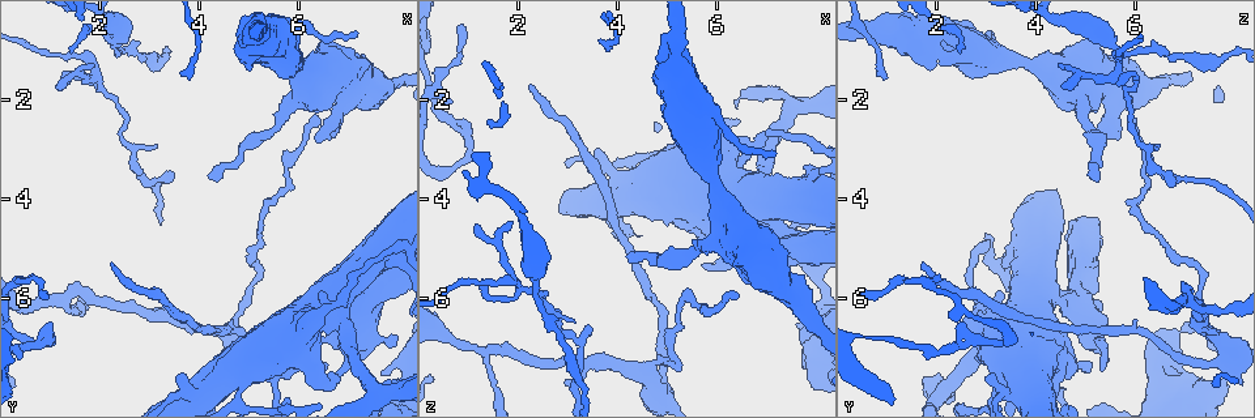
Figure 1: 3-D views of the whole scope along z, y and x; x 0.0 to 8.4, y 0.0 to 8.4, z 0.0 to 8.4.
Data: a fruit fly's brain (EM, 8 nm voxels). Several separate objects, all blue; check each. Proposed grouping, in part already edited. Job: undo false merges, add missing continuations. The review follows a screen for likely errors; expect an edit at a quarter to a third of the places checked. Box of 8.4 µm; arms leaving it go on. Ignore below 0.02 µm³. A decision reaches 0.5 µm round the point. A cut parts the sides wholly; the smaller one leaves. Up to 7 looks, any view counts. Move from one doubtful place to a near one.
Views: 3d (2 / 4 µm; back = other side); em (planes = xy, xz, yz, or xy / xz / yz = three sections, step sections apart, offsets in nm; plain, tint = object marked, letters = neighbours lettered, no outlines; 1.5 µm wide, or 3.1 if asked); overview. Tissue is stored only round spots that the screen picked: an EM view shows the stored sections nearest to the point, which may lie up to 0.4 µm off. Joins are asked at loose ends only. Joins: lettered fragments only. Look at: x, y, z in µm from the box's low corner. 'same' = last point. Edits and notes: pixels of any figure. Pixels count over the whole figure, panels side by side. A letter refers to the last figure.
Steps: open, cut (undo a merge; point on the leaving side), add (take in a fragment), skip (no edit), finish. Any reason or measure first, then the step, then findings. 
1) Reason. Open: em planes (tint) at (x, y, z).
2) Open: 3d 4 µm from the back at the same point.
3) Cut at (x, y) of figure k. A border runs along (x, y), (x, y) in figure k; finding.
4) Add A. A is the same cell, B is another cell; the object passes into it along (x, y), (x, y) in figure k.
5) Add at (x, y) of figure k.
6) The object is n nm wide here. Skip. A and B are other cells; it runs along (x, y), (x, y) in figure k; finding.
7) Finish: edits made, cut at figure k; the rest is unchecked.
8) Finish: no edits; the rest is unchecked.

End of a long branch. Open: em yz step 4 (tint) at (4.35, 3.65, 5.30).

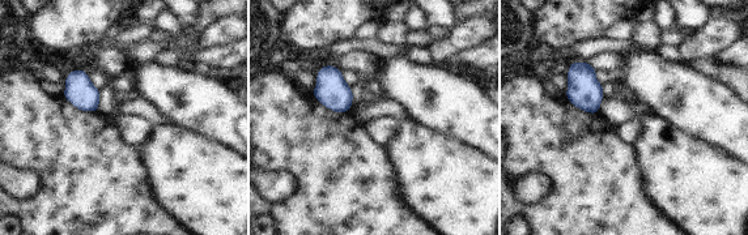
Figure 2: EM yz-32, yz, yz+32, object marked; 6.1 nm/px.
Cut it another way. Open: em planes (letters) at the same point.

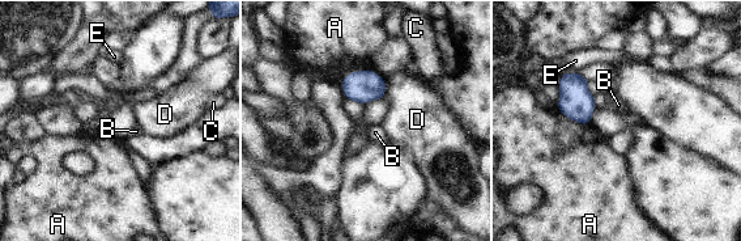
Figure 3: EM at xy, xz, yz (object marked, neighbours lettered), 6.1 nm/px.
Skip. A, B, C, D and E are other cells; a border runs along (370, 68), (349, 72), (340, 84) in figure 3; none of them fits.

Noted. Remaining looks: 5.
Thin neck. Open: em planes (tint) at (5.75, 3.40, 6.20).

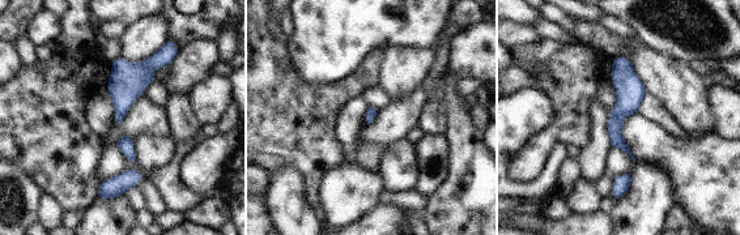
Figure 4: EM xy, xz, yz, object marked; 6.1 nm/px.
What lies round it. Open: em planes (letters) at the same point.

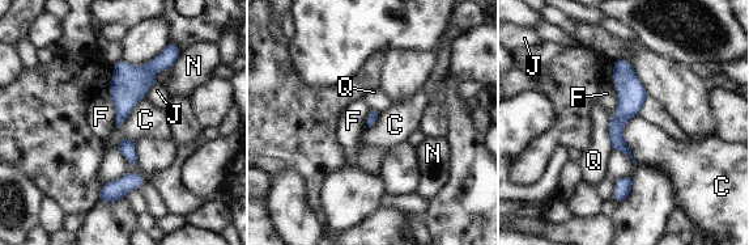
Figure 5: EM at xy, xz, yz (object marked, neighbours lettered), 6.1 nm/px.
The object is 60 nm wide here. Skip. C, F, J, N and Q are other cells; it runs along (617, 63), (625, 150) in figure 5; all the same neuron.

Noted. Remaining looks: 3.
Free end. Open: em planes (letters) at (3.15, 2.95, 6.55).

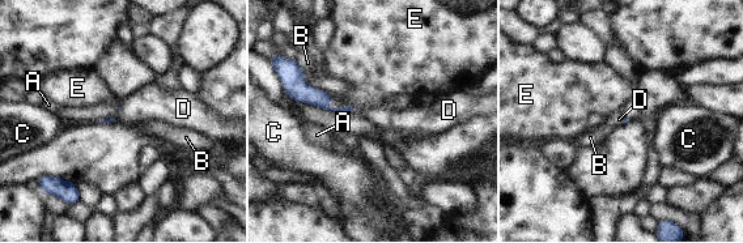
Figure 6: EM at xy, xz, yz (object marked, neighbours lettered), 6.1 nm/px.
Add D. D is the same cell, A, B, C and E are other cells; the object passes into it along (300, 92), (336, 109), (334, 103) in figure 6; the neuron continues.

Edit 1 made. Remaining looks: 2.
Finish: edits made, add at figure 6; the rest is unchecked.

